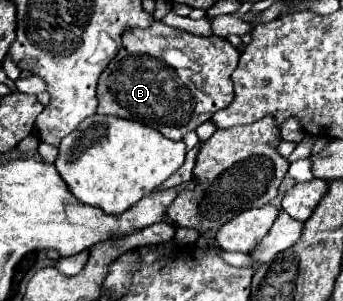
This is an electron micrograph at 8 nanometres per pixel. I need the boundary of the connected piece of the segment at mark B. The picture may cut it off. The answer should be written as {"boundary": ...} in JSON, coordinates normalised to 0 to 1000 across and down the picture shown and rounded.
{"boundary":[[[446,73],[423,100],[376,93],[359,113],[359,153],[341,193],[289,252],[283,372],[394,399],[464,432],[475,452],[499,465],[534,465],[534,452],[551,432],[569,432],[580,412],[615,399],[633,365],[650,365],[656,352],[668,352],[668,339],[679,339],[673,246],[691,226],[691,206],[697,206],[697,166],[679,159],[668,133],[638,120],[569,120],[539,100],[481,86],[475,73]]]}

